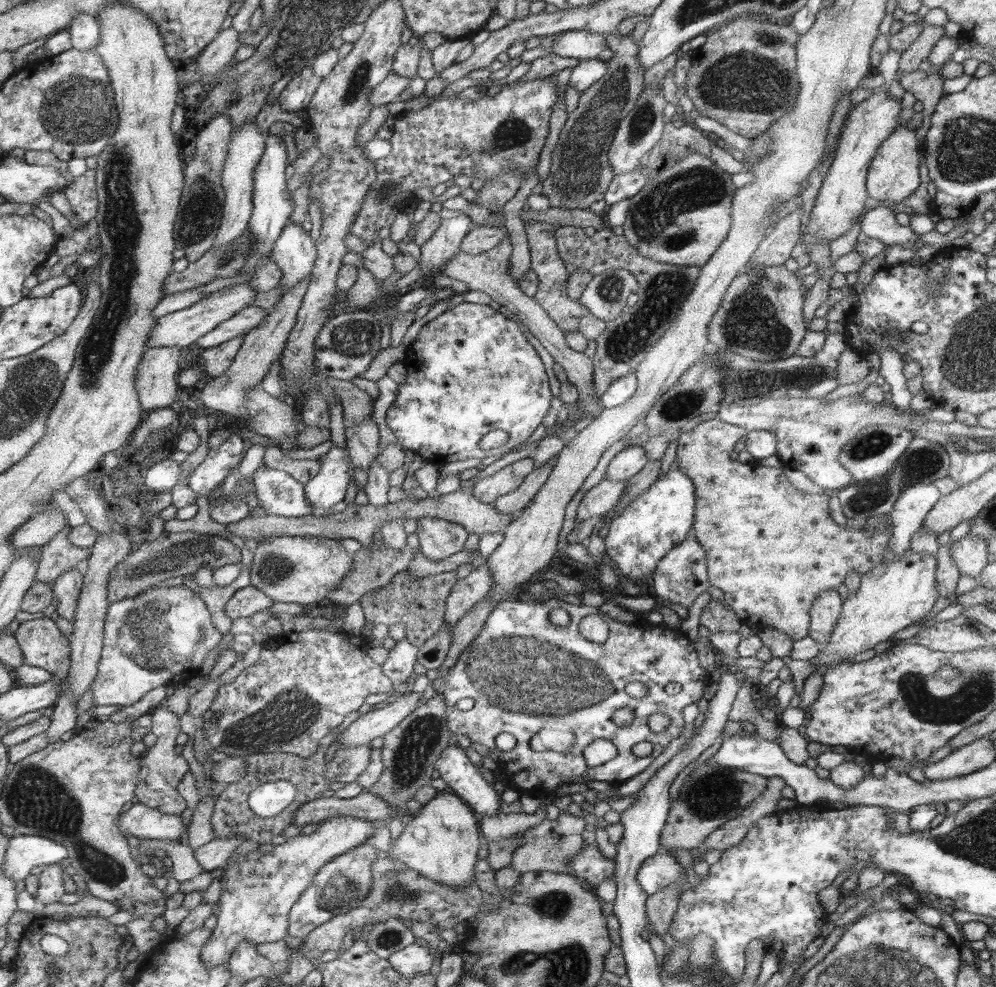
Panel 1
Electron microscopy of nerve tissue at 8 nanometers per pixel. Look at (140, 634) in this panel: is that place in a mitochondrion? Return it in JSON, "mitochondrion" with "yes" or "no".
{"mitochondrion":"yes"}

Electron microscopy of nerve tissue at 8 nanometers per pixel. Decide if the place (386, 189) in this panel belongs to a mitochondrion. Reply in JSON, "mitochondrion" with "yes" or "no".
{"mitochondrion":"yes"}

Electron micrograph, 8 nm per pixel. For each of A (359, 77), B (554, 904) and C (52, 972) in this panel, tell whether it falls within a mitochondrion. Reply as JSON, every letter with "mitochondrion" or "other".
{"A":"mitochondrion","B":"mitochondrion","C":"mitochondrion"}

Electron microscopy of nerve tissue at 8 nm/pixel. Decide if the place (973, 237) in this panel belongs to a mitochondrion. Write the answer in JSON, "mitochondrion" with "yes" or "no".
{"mitochondrion":"no"}

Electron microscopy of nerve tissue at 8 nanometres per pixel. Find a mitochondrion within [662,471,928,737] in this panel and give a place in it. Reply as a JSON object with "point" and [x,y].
{"point":[865,500]}

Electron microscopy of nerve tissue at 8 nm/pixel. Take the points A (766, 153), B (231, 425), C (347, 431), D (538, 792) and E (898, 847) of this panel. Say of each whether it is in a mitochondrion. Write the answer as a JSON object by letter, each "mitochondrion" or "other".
{"A":"mitochondrion","B":"other","C":"other","D":"other","E":"other"}

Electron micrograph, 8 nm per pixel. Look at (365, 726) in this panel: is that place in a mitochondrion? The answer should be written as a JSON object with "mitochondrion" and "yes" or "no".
{"mitochondrion":"no"}

